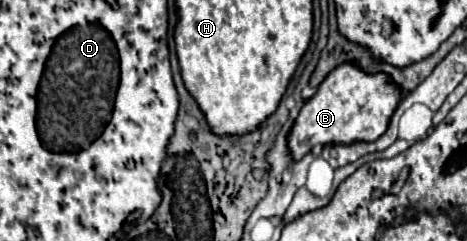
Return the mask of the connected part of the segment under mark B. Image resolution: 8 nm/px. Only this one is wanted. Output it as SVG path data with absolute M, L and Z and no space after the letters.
M337 66L317 88L317 94L305 102L289 134L289 148L295 160L303 158L317 144L353 144L373 142L389 128L389 118L399 106L401 88L393 86L385 72L365 74L359 66Z

